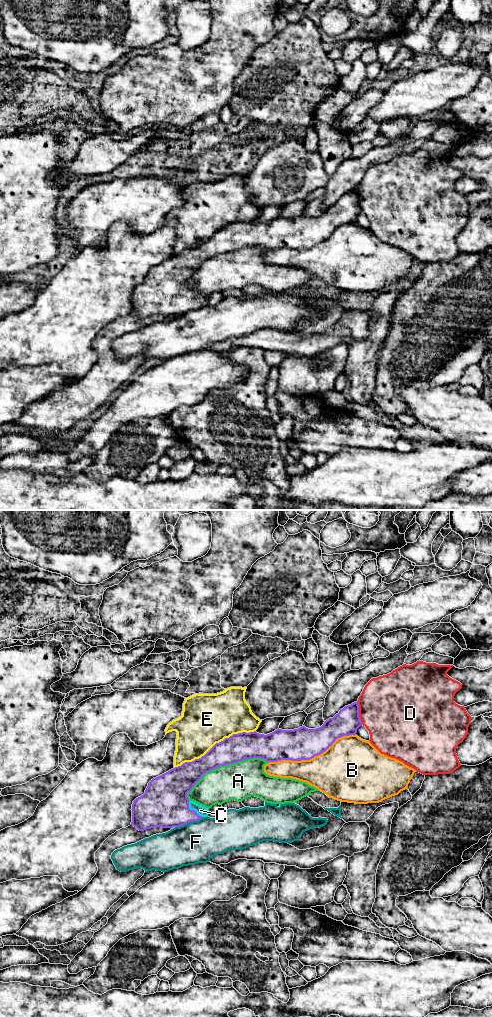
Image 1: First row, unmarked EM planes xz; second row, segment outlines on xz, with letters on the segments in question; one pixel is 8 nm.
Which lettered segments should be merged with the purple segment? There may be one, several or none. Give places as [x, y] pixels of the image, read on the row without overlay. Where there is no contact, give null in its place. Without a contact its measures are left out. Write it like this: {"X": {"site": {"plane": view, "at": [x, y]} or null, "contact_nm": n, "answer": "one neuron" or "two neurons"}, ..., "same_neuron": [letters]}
{"A": {"site": {"plane": "xz", "at": [223, 253]}, "contact_nm": 700, "answer": "two neurons"}, "B": {"site": {"plane": "xz", "at": [312, 245]}, "contact_nm": 750, "answer": "two neurons"}, "C": {"site": {"plane": "xz", "at": [192, 298]}, "contact_nm": 180, "answer": "one neuron"}, "D": {"site": {"plane": "xz", "at": [358, 201]}, "contact_nm": 200, "answer": "two neurons"}, "E": {"site": {"plane": "xz", "at": [215, 232]}, "contact_nm": 700, "answer": "two neurons"}, "F": {"site": {"plane": "xz", "at": [189, 309]}, "contact_nm": 240, "answer": "two neurons"}, "same_neuron": ["C"]}

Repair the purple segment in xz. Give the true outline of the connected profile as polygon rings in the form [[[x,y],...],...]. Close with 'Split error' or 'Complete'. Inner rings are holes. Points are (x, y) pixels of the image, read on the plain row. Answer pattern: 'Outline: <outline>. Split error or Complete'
Outline: [[[354,190],[316,217],[302,214],[294,218],[278,216],[267,223],[256,219],[233,222],[216,231],[201,246],[153,266],[145,281],[133,289],[131,313],[144,319],[198,309],[208,304],[209,297],[190,289],[187,281],[205,261],[254,246],[267,250],[310,248],[325,240],[338,226],[356,223],[361,213],[359,193]]]. Split error

